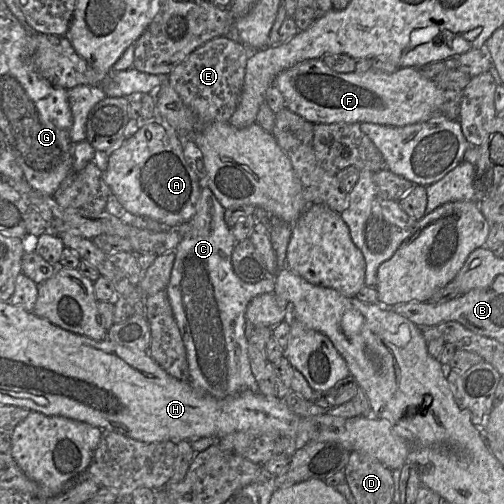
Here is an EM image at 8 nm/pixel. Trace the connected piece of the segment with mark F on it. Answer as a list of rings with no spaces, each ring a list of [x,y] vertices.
[[[308,59],[302,62],[299,62],[280,72],[274,80],[274,85],[279,89],[285,99],[285,106],[290,111],[294,112],[295,114],[301,116],[305,120],[311,122],[312,124],[322,123],[322,124],[331,124],[331,123],[374,123],[380,124],[385,126],[396,126],[402,127],[406,125],[426,122],[434,115],[442,115],[441,114],[441,106],[444,103],[444,90],[451,90],[451,89],[441,89],[439,88],[436,83],[432,79],[428,79],[424,77],[417,68],[415,67],[404,67],[400,68],[392,73],[385,73],[379,70],[370,68],[364,73],[338,73],[330,68],[328,68],[322,59]]]

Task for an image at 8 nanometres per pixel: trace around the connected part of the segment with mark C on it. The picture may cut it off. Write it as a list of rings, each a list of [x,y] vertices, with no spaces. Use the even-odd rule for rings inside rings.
[[[207,186],[202,187],[196,213],[186,224],[175,228],[183,237],[174,250],[175,259],[166,287],[172,313],[186,350],[189,382],[196,389],[217,399],[245,390],[259,392],[247,352],[248,339],[244,333],[245,313],[247,305],[255,296],[272,293],[275,287],[275,274],[270,274],[256,283],[246,283],[235,274],[231,264],[231,254],[237,240],[224,221],[224,212],[225,208],[221,206],[212,191]]]

